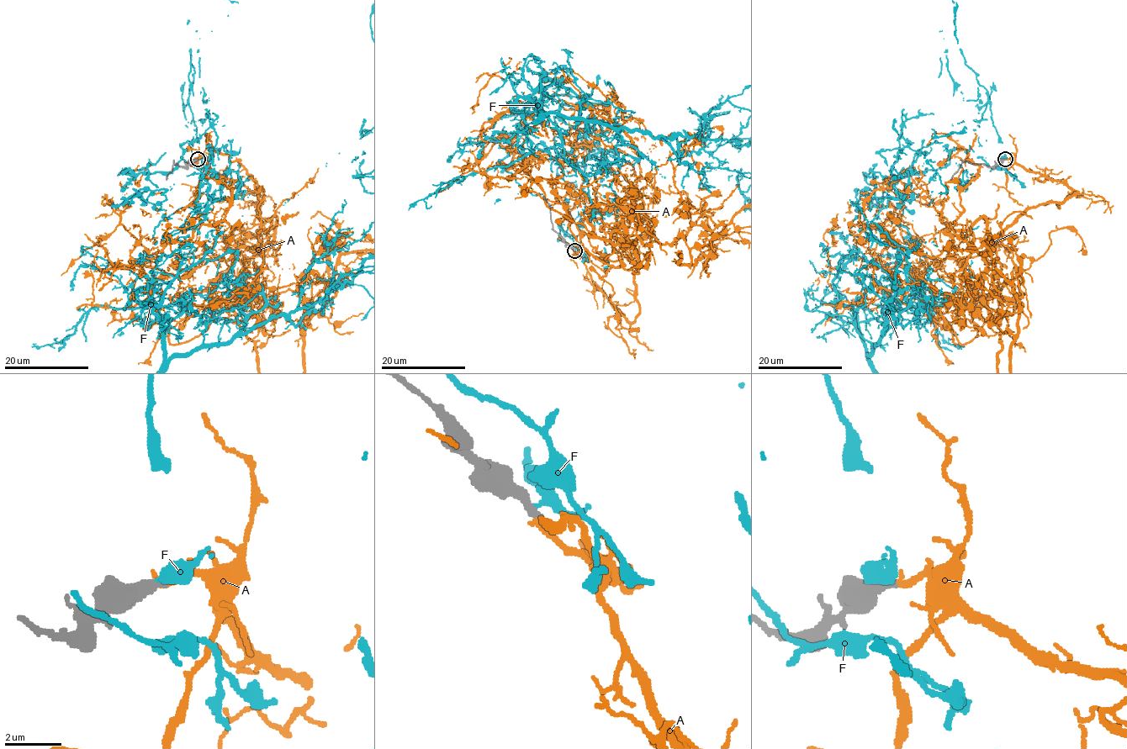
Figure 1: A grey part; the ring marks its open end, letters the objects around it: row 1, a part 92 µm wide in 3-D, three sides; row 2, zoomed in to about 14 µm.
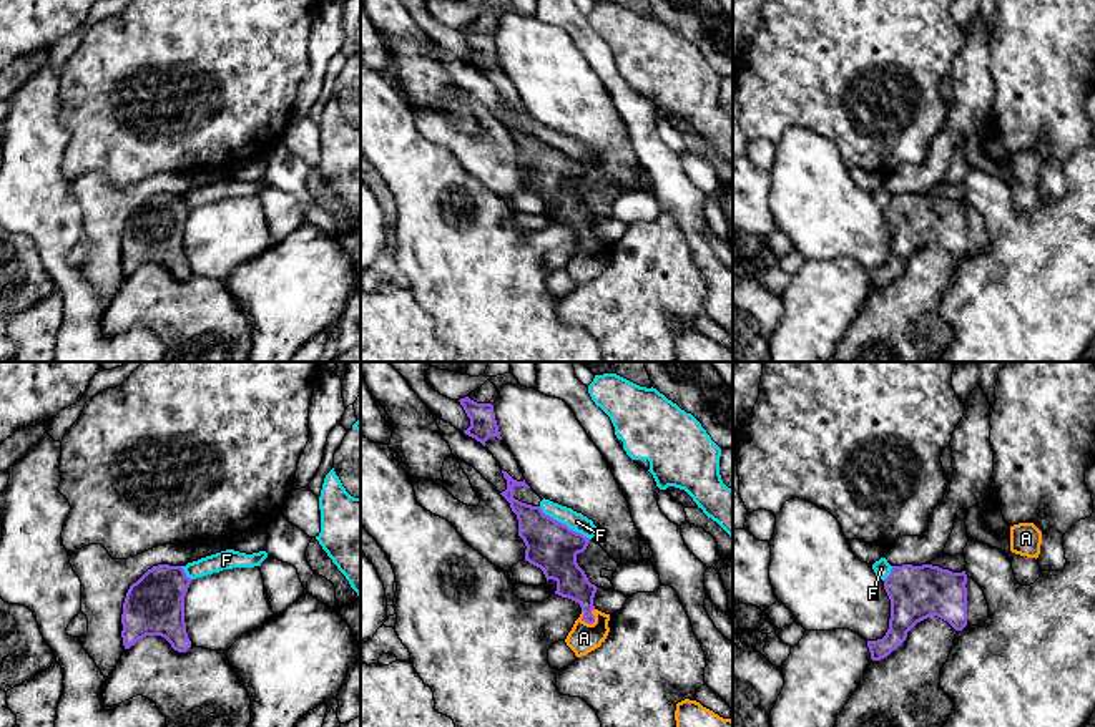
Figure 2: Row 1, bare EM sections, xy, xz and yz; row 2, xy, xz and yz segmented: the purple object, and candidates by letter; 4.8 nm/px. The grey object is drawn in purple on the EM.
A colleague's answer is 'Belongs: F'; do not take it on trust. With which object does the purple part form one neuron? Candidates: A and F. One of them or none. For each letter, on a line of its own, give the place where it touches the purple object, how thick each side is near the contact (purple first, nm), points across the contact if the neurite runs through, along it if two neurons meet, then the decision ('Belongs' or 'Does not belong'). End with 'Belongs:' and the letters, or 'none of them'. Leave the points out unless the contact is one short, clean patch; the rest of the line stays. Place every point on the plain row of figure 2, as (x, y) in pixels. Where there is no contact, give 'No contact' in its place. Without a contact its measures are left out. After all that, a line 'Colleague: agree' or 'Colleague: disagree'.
A: Touches purple at xz (594, 249). Thickness 150 nm (purple) against 150 nm. Belongs
F: Touches purple at xz (562, 151). Thickness 240 nm (purple) against 90 nm. Boundary: xz (539, 135), (589, 168). Does not belong
Belongs: A
Colleague: disagree

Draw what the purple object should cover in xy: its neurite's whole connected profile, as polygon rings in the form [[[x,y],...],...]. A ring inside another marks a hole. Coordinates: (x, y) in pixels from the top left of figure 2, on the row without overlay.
[[[158,193],[130,214],[121,242],[125,277],[146,264],[164,266],[178,281],[191,276],[184,251],[191,209],[181,194]]]

